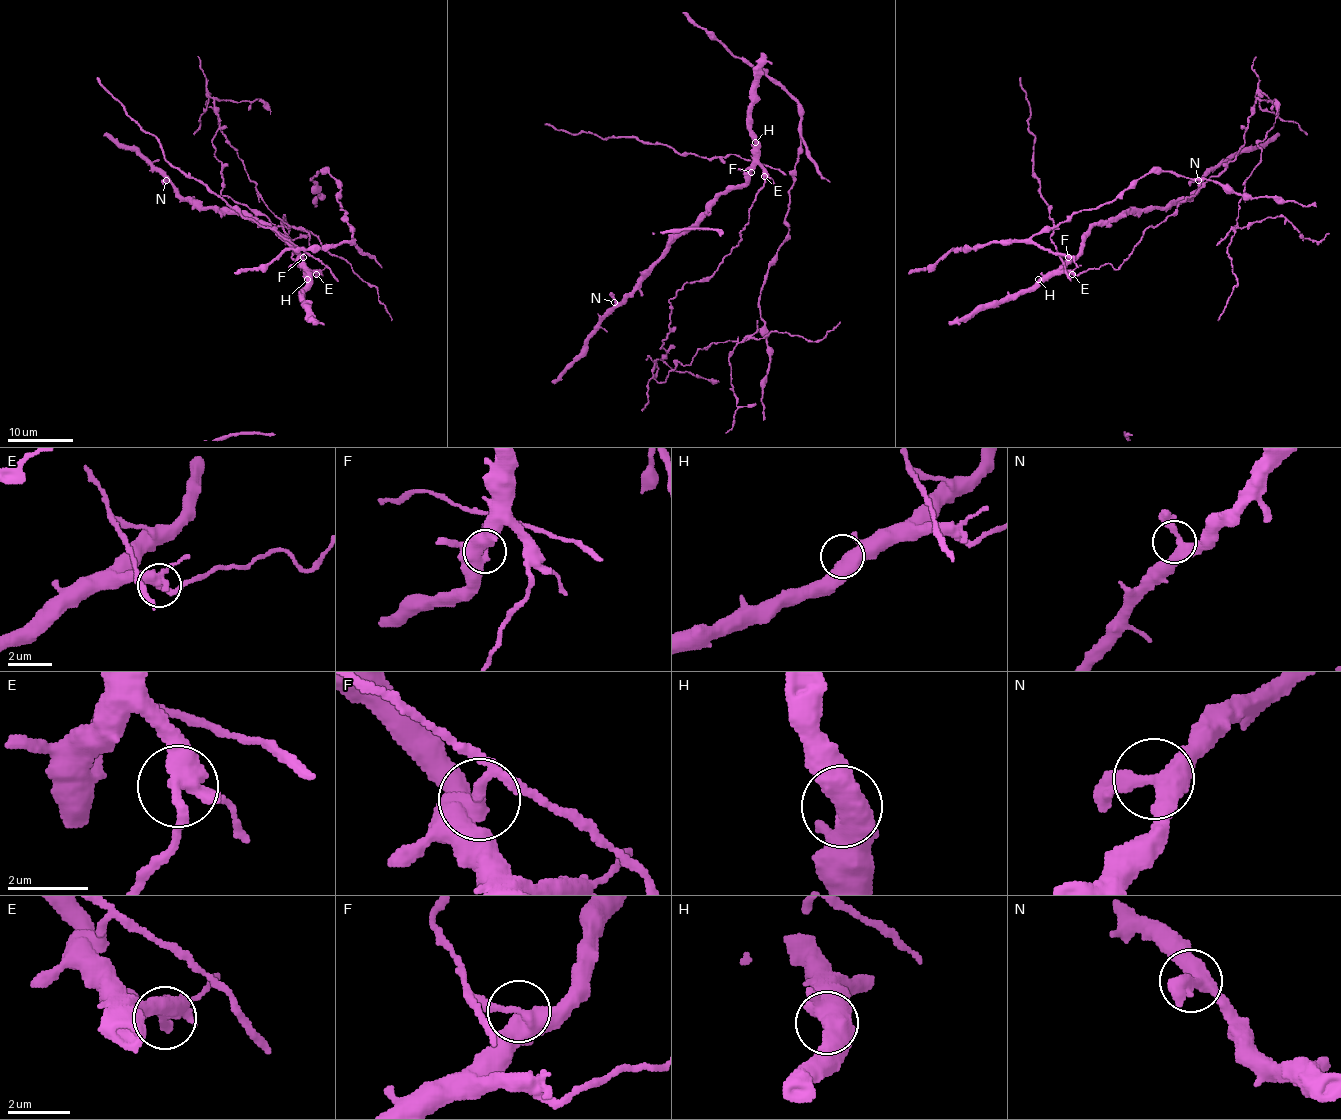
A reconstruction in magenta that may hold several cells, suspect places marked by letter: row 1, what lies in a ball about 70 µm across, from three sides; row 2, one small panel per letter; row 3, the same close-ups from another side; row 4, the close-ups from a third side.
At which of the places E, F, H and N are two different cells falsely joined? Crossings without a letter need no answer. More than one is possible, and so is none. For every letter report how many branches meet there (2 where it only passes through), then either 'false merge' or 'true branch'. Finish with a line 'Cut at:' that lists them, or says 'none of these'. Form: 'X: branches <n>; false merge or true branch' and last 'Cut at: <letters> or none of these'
E: branches 3; false merge
F: branches 2; false merge
H: branches 2; true branch
N: branches 3; true branch
Cut at: E, F

